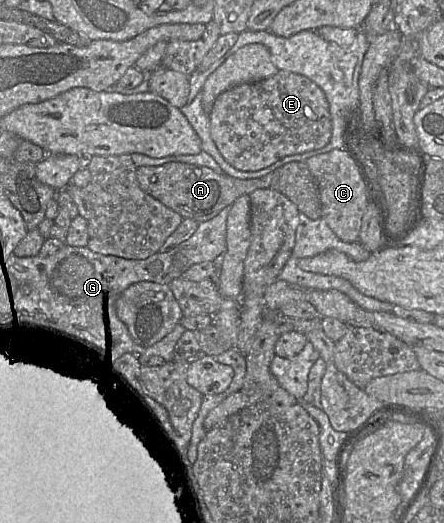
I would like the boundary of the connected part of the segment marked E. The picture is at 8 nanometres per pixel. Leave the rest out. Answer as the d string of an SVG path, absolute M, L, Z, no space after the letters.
M283 70L264 80L224 91L215 99L209 119L217 150L229 165L240 171L259 171L286 156L321 149L332 135L329 103L323 90L306 76Z

